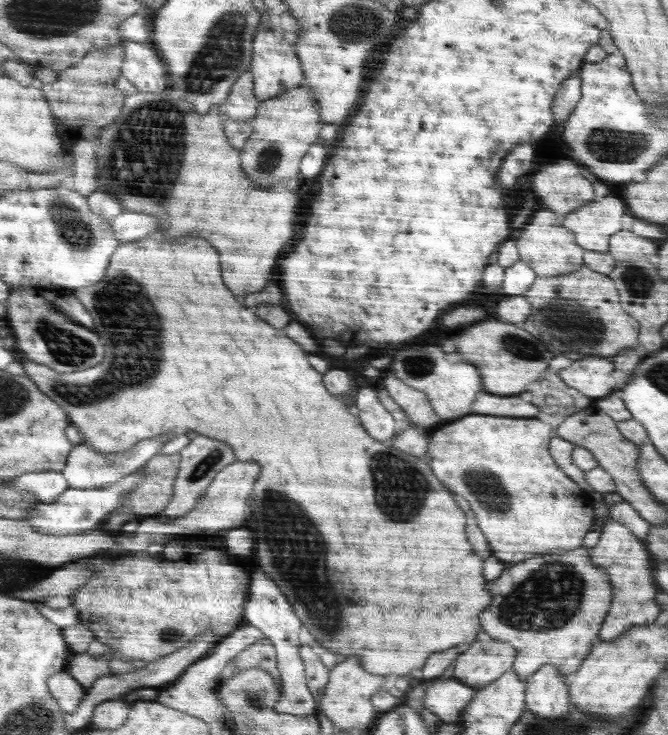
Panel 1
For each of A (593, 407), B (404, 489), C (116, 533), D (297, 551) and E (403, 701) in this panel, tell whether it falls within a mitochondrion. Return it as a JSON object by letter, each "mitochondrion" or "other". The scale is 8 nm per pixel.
{"A":"other","B":"mitochondrion","C":"other","D":"mitochondrion","E":"other"}

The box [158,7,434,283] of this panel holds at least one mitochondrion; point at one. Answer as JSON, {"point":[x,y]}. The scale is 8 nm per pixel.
{"point":[224,51]}

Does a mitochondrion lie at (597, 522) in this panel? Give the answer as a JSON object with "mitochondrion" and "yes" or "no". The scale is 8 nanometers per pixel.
{"mitochondrion":"no"}

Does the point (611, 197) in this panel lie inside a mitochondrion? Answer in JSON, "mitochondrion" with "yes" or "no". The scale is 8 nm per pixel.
{"mitochondrion":"no"}

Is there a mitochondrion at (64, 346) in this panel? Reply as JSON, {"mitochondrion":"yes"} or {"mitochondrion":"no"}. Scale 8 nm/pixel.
{"mitochondrion":"yes"}

